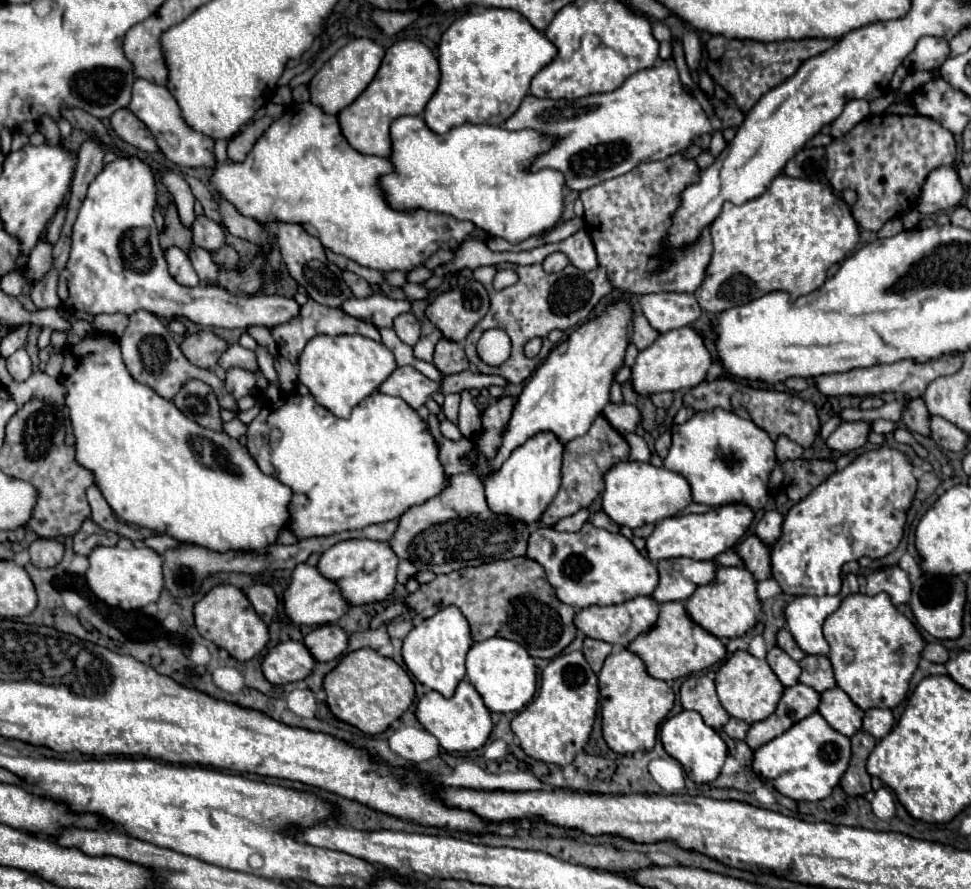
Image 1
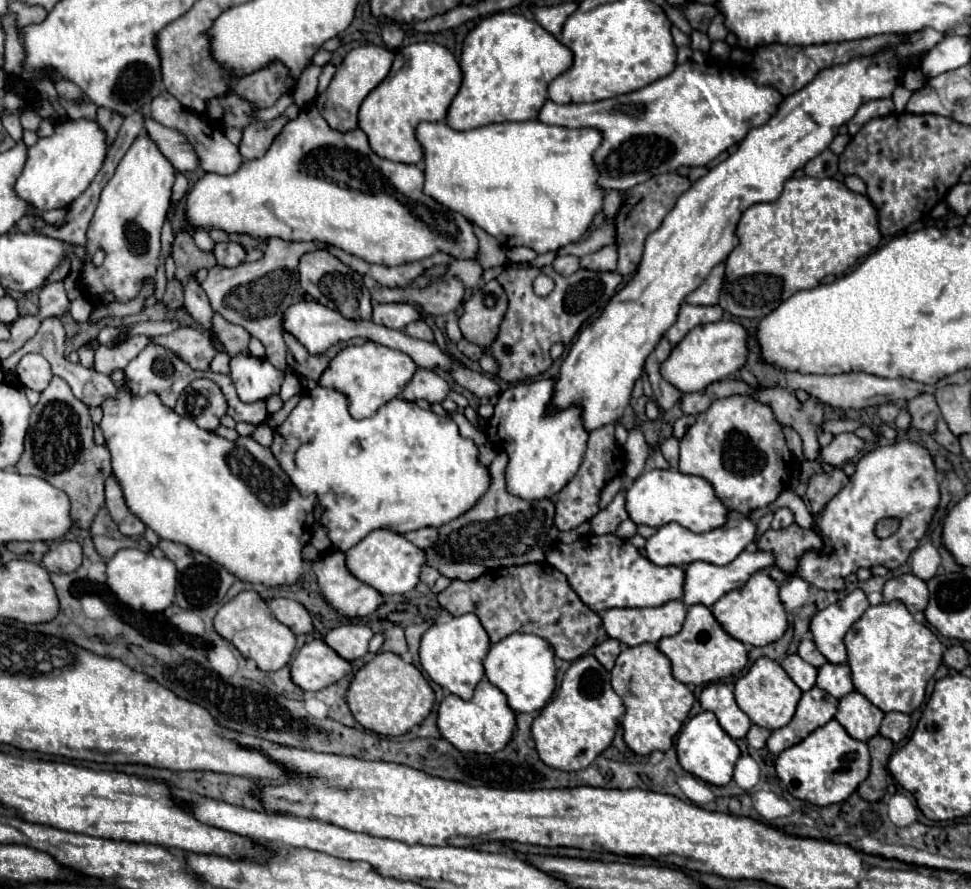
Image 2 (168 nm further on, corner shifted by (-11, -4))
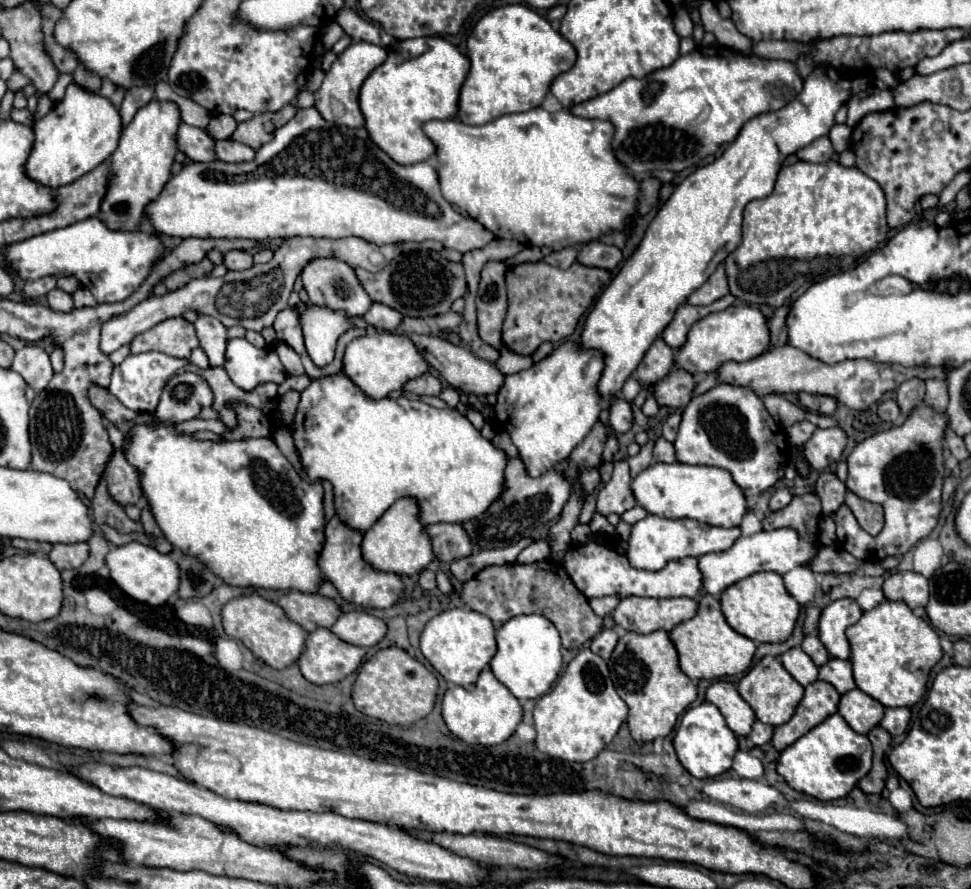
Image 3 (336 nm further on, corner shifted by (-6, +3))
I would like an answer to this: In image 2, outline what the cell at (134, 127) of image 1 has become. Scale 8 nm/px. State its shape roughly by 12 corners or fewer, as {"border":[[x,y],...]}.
{"border":[[145,119],[145,131],[177,171],[201,167],[181,131]]}

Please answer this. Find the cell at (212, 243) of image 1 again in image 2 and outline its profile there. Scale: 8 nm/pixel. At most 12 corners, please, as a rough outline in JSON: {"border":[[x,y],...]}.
{"border":[[217,243],[213,253],[221,267],[245,261],[237,243]]}

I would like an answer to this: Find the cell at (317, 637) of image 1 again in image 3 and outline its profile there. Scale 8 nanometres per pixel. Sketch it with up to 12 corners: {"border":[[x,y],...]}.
{"border":[[368,612],[342,614],[330,630],[348,644],[370,648],[386,622]]}

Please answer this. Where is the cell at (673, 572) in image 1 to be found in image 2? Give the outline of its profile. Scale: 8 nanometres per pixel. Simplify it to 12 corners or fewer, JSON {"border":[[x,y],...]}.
{"border":[[743,551],[729,565],[695,561],[685,569],[687,607],[711,607],[775,565],[771,551]]}

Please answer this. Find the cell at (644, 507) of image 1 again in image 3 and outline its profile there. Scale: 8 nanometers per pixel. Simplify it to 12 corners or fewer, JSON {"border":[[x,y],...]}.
{"border":[[652,464],[630,484],[662,518],[740,526],[746,498],[722,468]]}

